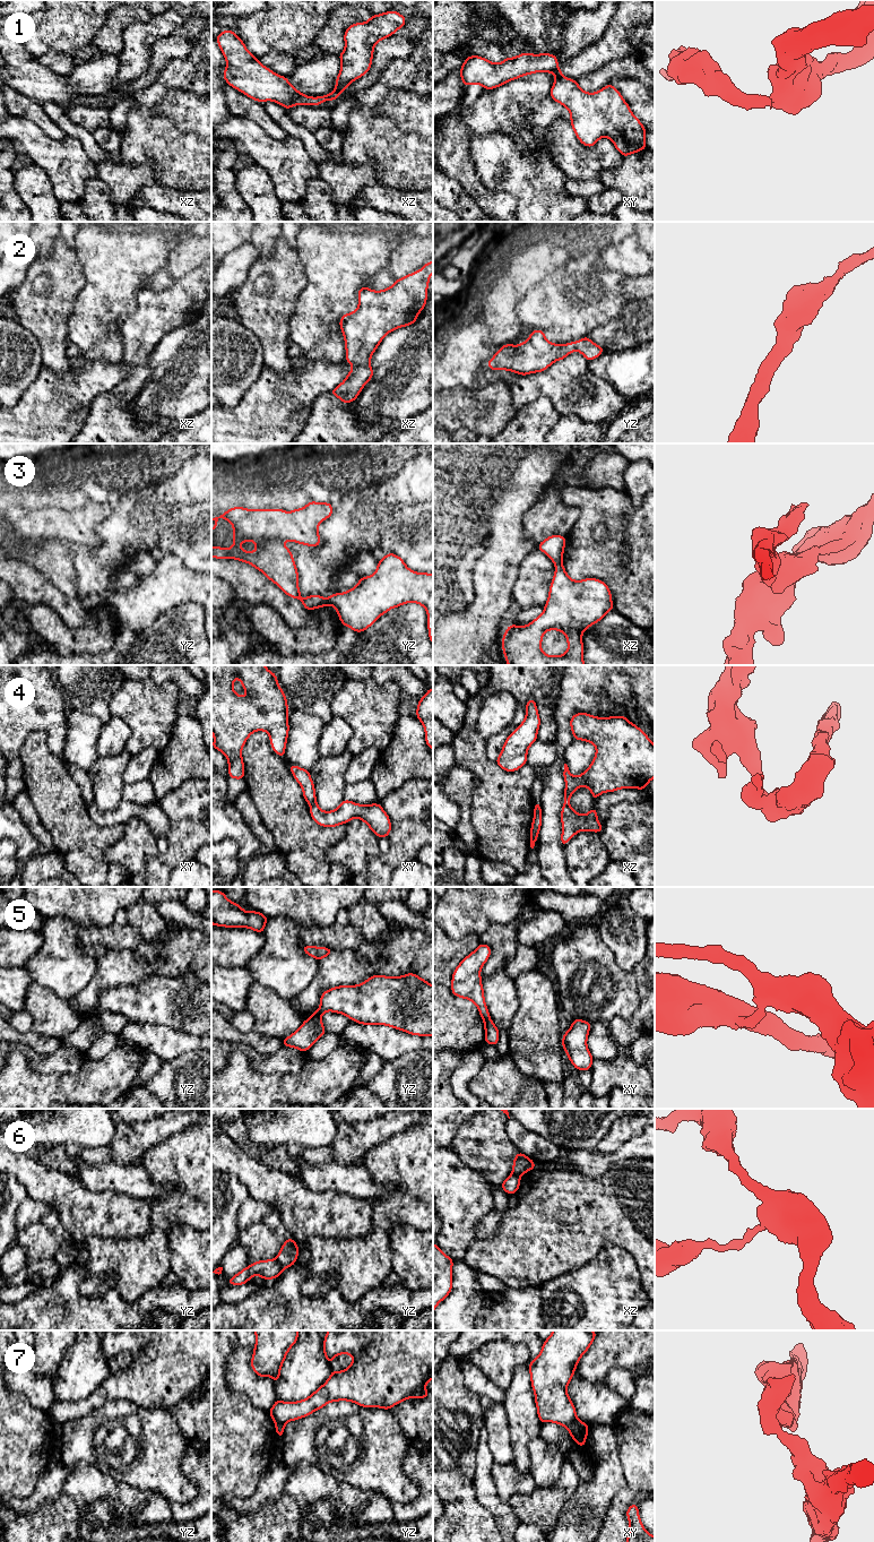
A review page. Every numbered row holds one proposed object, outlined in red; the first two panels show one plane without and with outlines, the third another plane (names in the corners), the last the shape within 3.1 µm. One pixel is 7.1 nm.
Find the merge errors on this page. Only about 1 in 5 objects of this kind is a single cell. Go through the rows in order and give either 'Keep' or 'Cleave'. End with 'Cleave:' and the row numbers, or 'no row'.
1: Cleave
2: Keep
3: Cleave
4: Cleave
5: Cleave
6: Cleave
7: Cleave
Cleave: 1, 3, 4, 5, 6, 7

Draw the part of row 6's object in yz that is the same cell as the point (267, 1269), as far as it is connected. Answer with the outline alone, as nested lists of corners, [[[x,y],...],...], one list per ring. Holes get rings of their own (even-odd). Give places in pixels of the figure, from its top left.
[[[277,1259],[259,1260],[250,1266],[243,1268],[240,1273],[231,1277],[227,1283],[231,1285],[243,1285],[249,1282],[249,1280],[259,1275],[263,1280],[268,1281],[271,1278],[279,1277],[283,1268],[277,1261]]]

